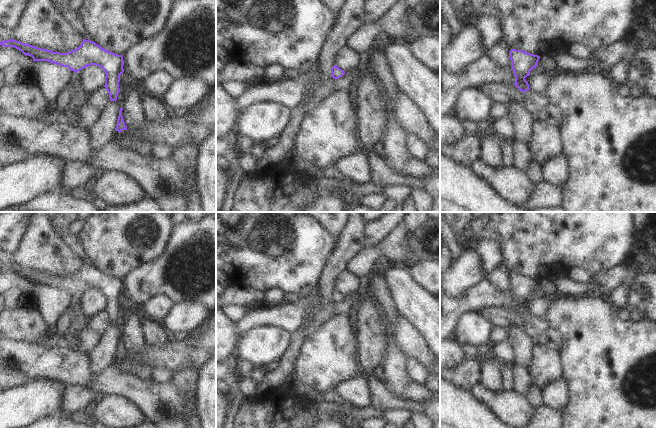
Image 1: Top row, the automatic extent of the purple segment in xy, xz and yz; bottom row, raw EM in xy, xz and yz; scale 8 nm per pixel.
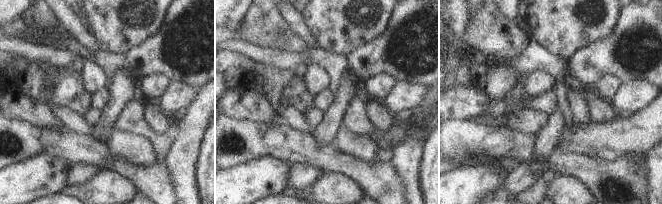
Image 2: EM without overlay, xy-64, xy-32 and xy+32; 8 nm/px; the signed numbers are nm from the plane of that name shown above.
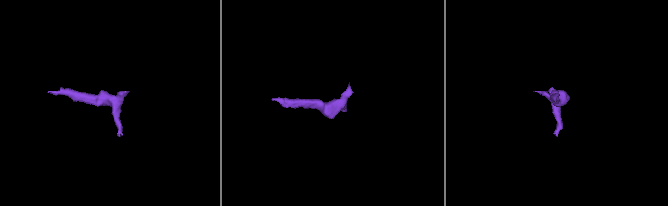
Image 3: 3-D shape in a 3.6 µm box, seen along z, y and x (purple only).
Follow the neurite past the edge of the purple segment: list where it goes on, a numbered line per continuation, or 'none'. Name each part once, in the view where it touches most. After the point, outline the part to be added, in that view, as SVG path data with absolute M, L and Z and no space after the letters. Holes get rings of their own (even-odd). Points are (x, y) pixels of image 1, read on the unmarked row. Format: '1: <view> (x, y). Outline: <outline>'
1: xy (122, 362). Outline: M122 354L121 356L115 355L113 365L124 373L131 373L142 380L148 380L151 378L151 368L142 364L132 363L127 354Z

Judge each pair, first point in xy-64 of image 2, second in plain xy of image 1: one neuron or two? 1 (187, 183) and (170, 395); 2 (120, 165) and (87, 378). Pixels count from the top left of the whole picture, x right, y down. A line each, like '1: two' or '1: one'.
1: two
2: one

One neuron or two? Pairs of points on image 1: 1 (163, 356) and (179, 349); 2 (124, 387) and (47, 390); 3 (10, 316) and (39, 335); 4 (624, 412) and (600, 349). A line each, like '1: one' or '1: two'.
1: one
2: two
3: one
4: one

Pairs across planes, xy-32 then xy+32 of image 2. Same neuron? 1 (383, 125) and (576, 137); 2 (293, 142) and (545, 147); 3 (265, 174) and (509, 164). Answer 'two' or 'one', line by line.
1: two
2: two
3: two

